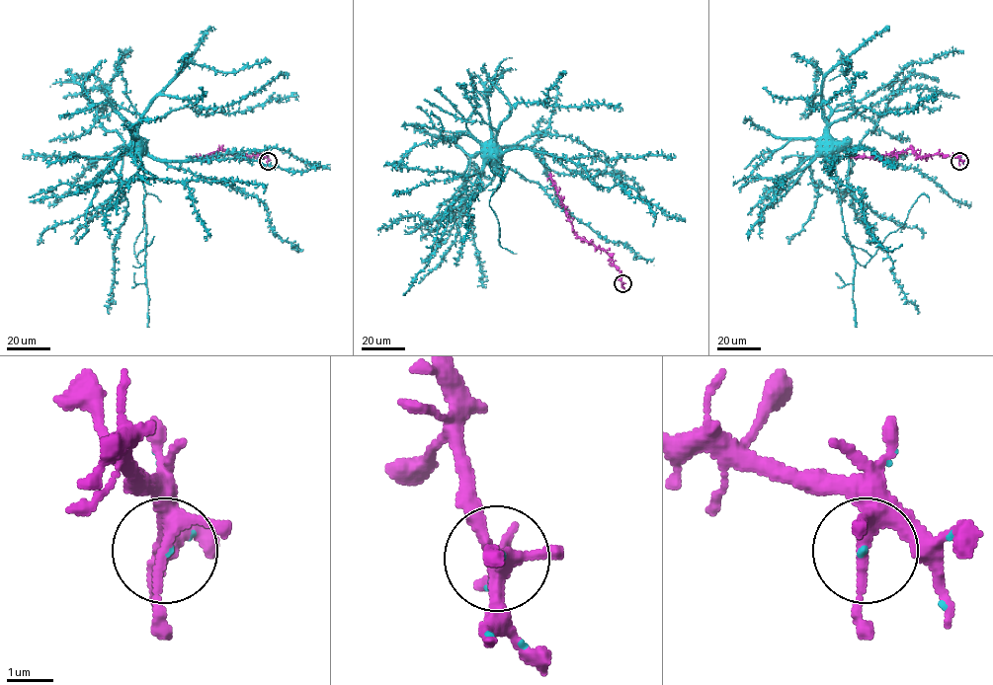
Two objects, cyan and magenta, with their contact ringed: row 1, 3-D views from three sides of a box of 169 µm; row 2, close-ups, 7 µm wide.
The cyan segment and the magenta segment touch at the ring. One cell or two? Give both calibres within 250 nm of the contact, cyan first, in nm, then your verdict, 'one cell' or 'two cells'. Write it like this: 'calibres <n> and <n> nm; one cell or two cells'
calibres 50 and 260 nm; one cell

